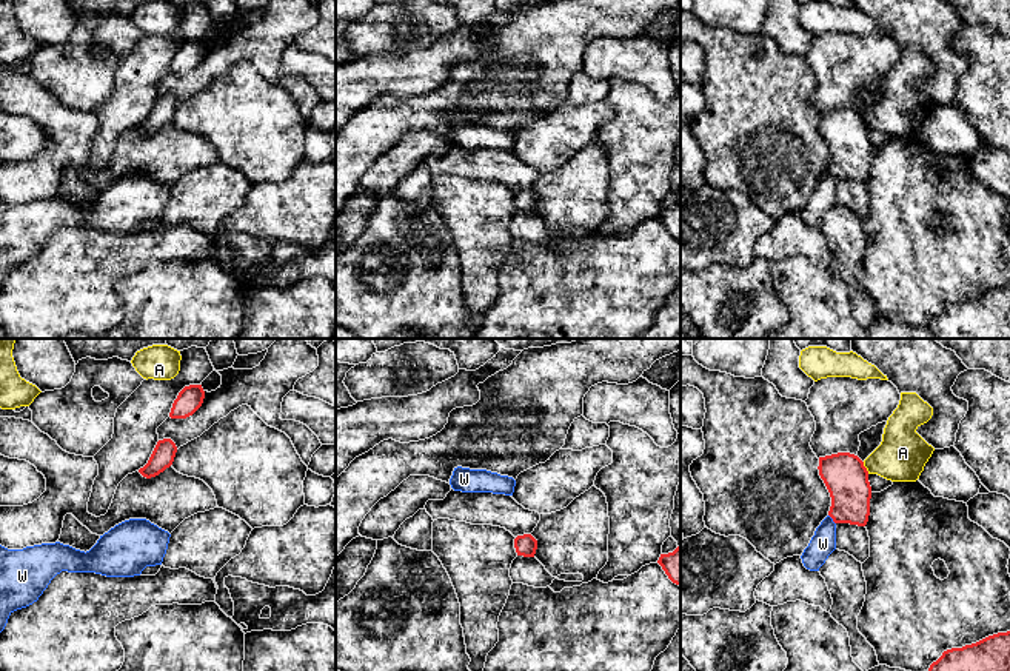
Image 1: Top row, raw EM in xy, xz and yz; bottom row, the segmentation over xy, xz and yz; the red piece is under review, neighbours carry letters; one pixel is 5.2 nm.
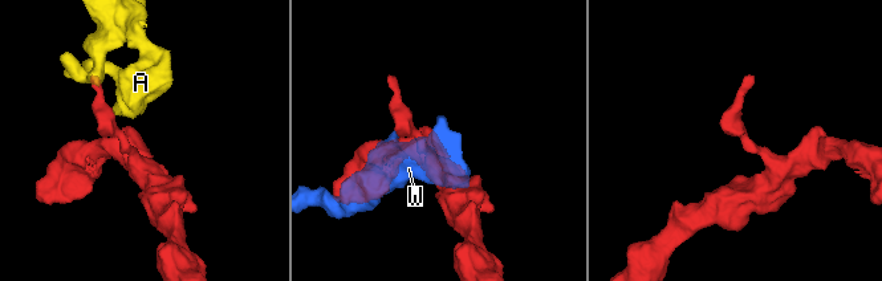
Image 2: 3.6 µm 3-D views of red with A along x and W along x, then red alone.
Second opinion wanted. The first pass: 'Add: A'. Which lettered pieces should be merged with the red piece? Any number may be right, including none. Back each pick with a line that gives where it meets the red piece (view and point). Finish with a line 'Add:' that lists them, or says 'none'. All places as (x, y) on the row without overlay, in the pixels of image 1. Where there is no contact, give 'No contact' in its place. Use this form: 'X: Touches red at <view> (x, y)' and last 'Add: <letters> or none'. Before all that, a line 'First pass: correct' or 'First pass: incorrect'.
First pass: incorrect
Add: none

